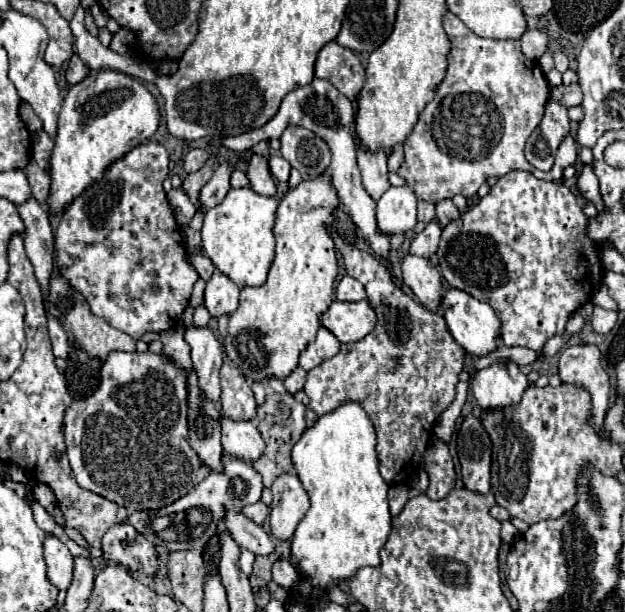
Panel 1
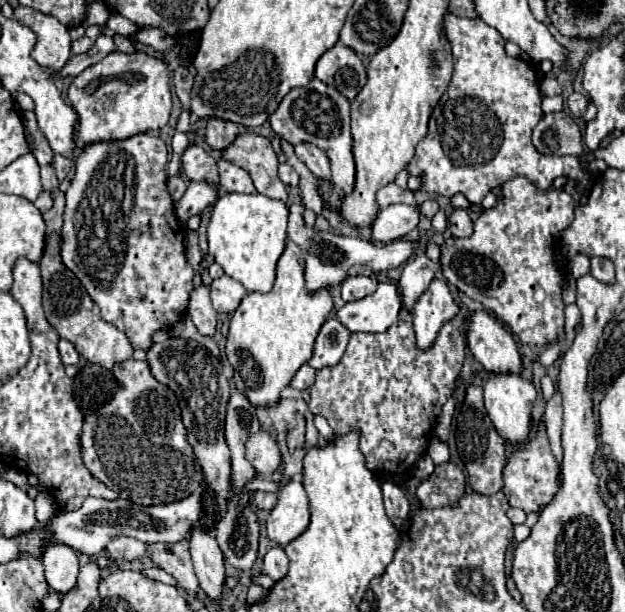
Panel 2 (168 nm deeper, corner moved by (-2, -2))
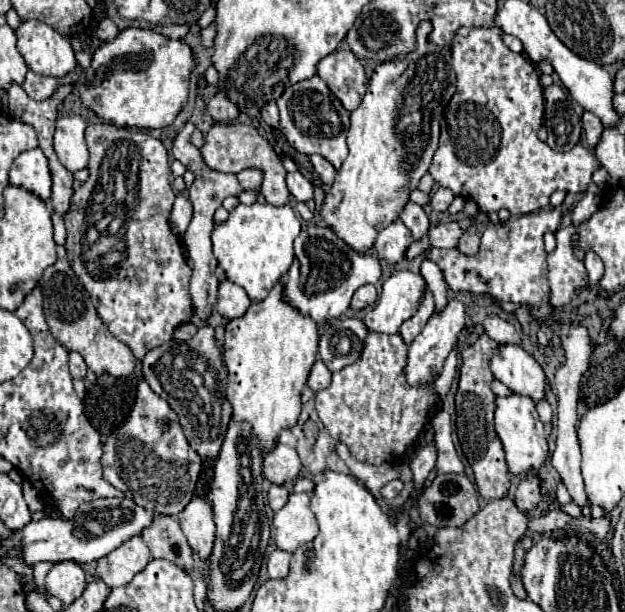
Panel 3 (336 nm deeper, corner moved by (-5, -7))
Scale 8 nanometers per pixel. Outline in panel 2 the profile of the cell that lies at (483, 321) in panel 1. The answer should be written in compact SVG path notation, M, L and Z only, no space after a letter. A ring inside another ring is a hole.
M472 311L466 319L466 341L476 361L490 373L518 373L520 353L514 337L488 311Z

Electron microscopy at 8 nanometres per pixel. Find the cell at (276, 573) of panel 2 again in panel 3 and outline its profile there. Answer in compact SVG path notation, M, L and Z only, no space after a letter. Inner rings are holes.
M275 550L275 552L269 556L269 562L267 562L269 578L285 578L287 572L289 572L289 560L291 560L291 554L289 554L289 552Z

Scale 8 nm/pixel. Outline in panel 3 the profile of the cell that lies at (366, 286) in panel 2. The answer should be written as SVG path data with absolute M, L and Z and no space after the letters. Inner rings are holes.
M365 284L353 294L351 308L353 310L367 310L367 308L375 306L375 302L377 302L377 288L373 284Z

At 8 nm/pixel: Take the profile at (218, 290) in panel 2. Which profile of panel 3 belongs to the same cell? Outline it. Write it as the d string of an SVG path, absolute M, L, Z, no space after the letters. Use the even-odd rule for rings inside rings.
M223 280L219 284L219 294L217 294L215 308L223 318L227 318L227 320L241 318L249 310L249 306L251 306L251 300L241 286L237 286L229 280Z

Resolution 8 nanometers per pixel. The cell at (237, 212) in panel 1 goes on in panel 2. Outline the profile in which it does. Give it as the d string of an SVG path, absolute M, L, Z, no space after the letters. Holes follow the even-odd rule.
M226 193L222 195L208 221L208 247L216 263L234 281L242 283L246 291L268 293L276 279L276 261L286 247L288 207L282 201L254 193Z

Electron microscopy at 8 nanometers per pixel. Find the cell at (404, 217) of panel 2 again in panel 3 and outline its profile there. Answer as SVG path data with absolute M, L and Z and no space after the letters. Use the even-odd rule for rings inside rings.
M397 220L379 232L375 250L383 262L387 262L389 266L395 266L401 260L405 260L405 252L411 242L413 240L411 240L407 226L401 220Z

